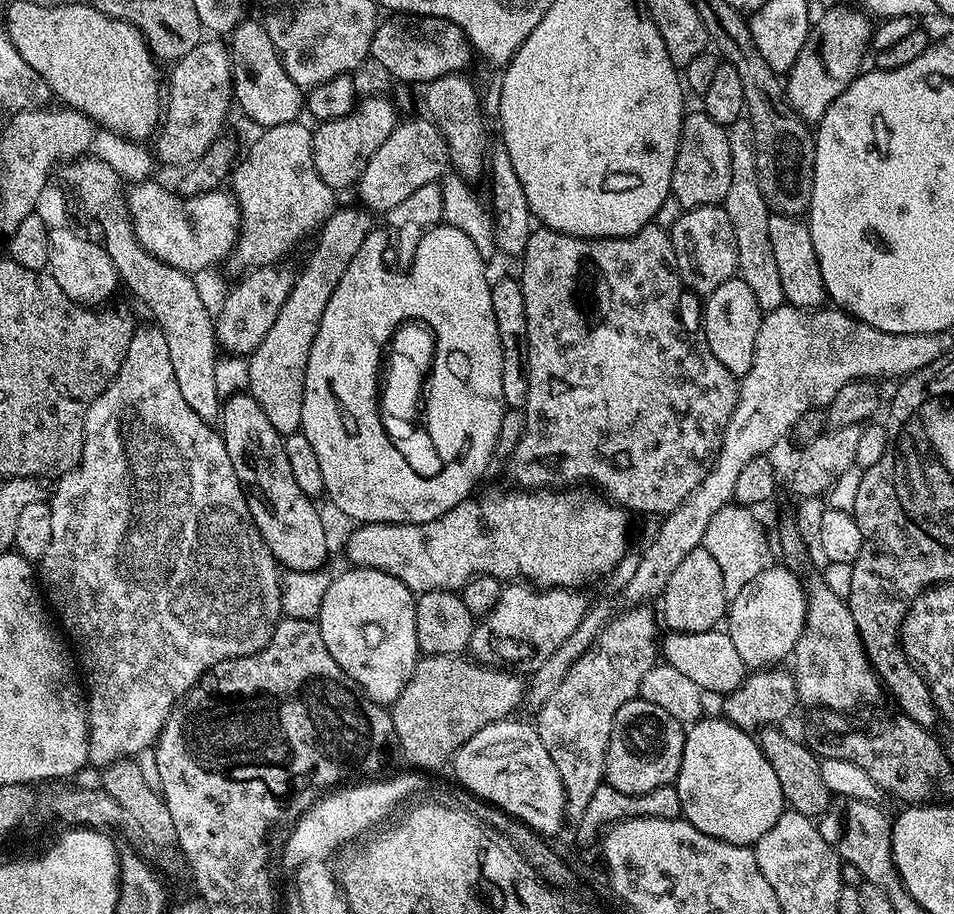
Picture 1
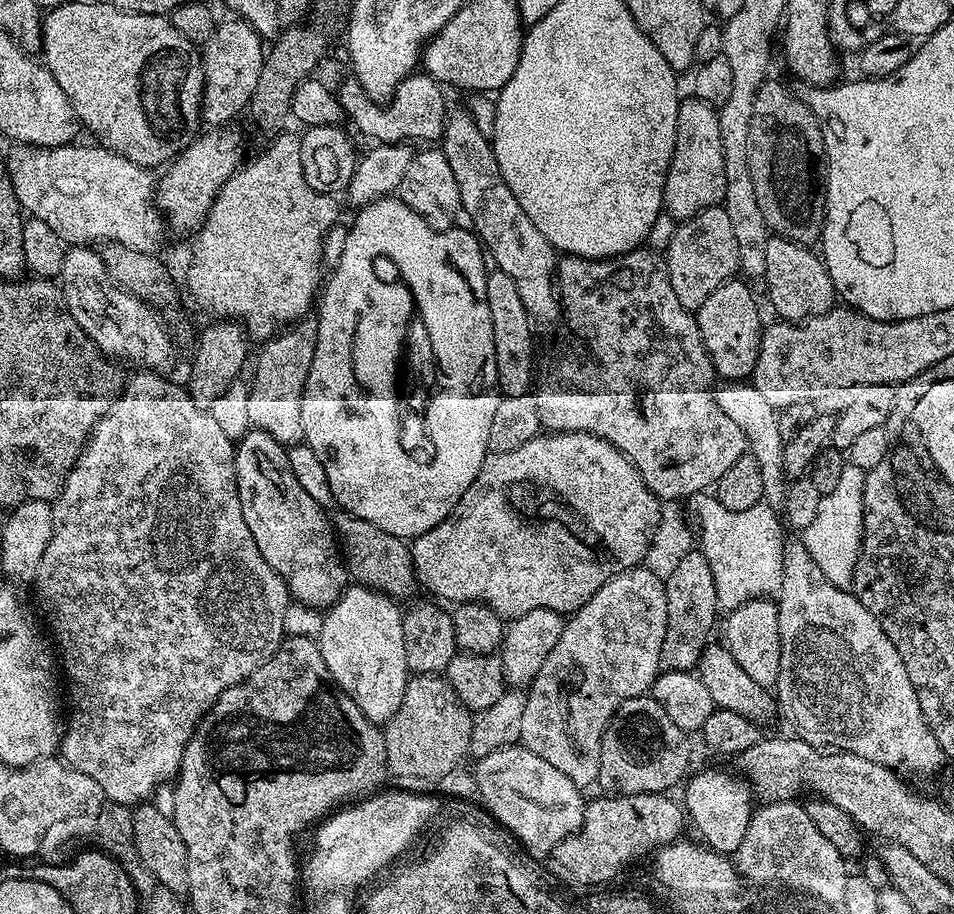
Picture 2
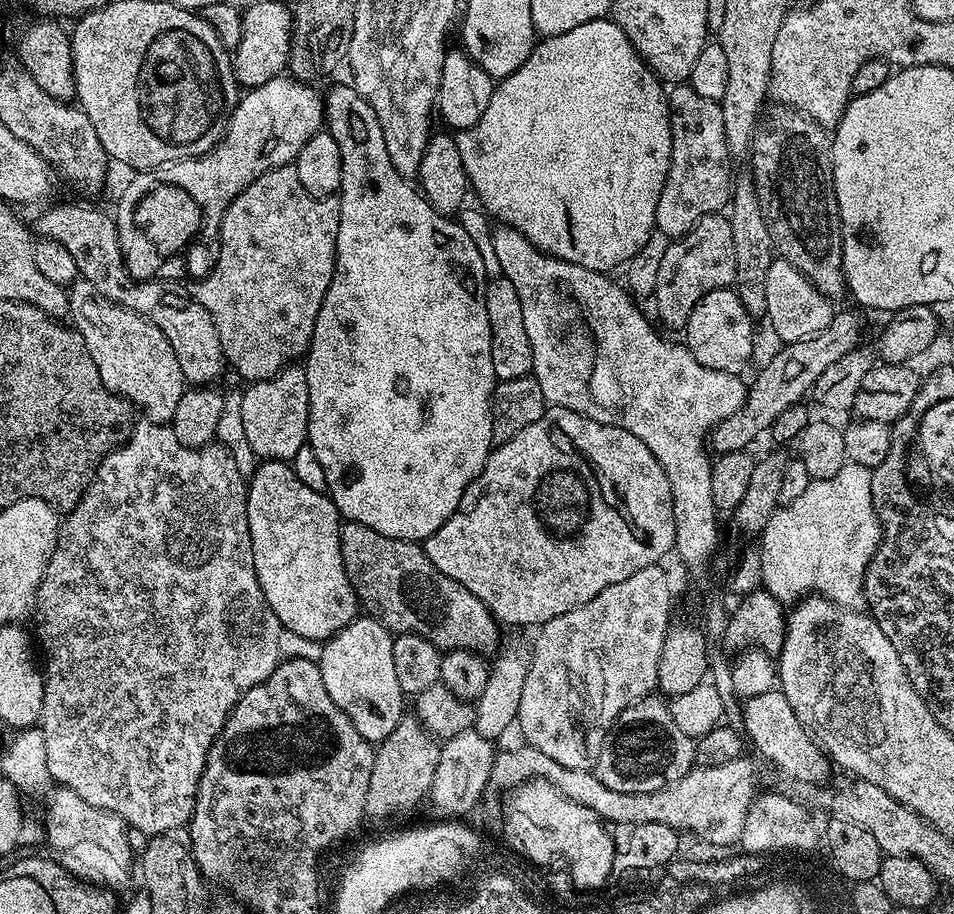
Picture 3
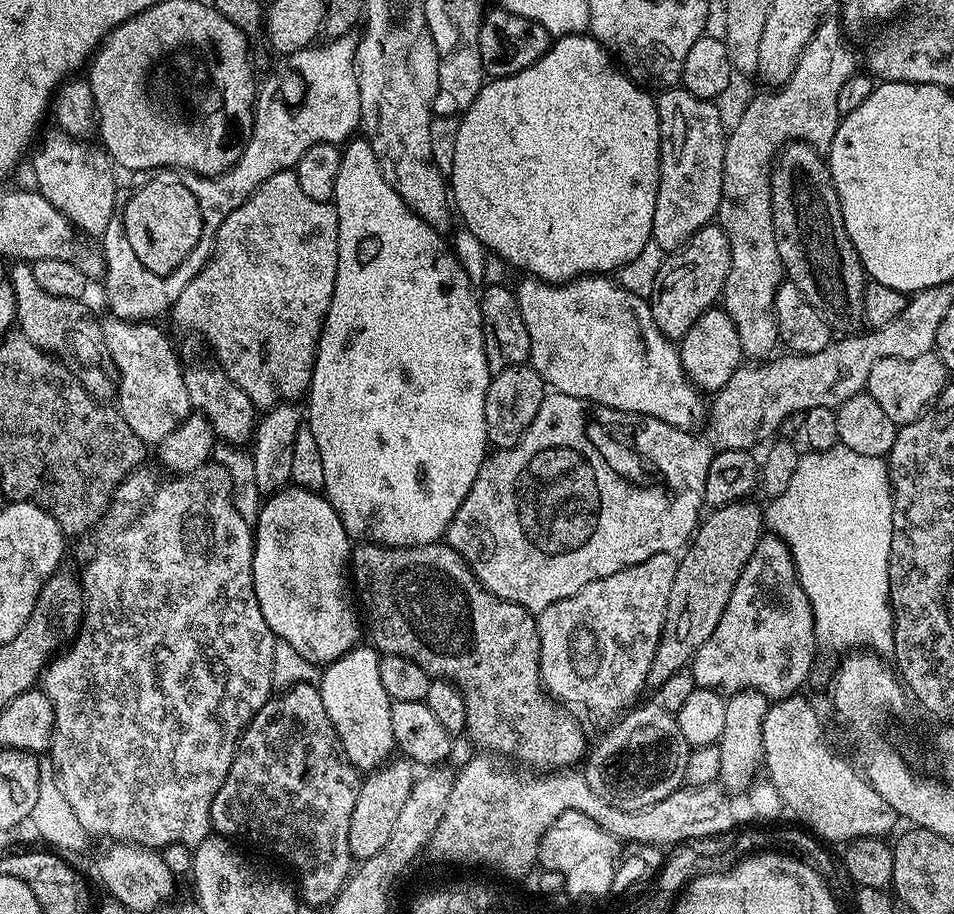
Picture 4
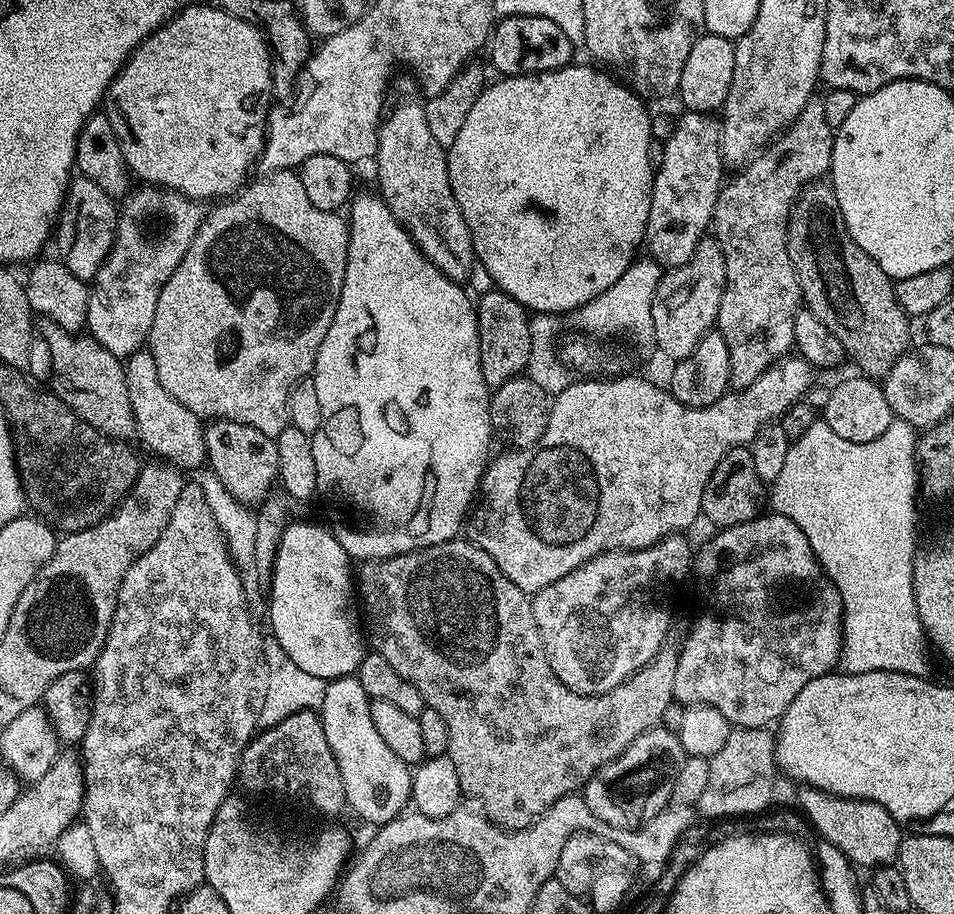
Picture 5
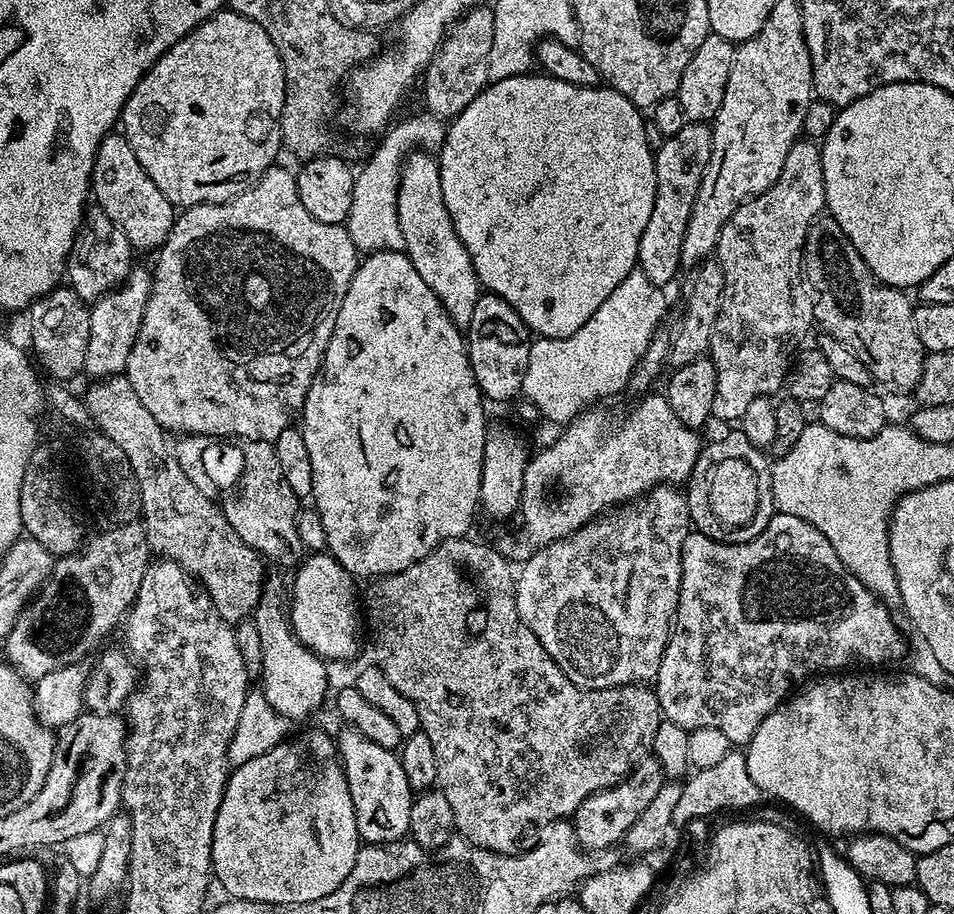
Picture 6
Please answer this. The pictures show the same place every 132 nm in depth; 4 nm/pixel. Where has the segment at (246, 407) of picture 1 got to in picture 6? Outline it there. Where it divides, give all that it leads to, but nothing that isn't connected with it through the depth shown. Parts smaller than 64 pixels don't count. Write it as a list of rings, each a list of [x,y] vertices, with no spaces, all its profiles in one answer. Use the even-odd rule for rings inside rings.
[[[331,554],[323,555],[305,555],[295,569],[296,577],[290,580],[290,627],[300,643],[321,660],[352,660],[360,652],[360,632],[362,636],[357,581]]]

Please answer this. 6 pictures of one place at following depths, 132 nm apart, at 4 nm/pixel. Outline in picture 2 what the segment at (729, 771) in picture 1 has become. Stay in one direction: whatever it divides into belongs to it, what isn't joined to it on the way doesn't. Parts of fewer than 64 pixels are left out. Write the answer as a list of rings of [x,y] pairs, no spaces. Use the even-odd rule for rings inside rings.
[[[704,768],[692,781],[687,781],[688,789],[682,795],[682,807],[691,827],[693,824],[700,831],[699,839],[725,854],[736,853],[754,813],[754,789],[747,780],[736,776],[720,768]]]

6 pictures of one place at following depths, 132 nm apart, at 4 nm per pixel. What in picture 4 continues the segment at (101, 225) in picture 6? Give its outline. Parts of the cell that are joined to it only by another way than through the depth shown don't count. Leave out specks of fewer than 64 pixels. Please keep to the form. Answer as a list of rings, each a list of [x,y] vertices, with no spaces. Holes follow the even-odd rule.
[[[59,130],[51,131],[45,131],[39,137],[31,153],[32,172],[36,175],[35,191],[40,192],[42,198],[46,198],[50,206],[54,206],[54,210],[66,214],[69,222],[83,235],[89,238],[103,237],[106,226],[110,226],[110,218],[118,207],[116,176],[112,173],[113,161],[99,143],[76,140]]]

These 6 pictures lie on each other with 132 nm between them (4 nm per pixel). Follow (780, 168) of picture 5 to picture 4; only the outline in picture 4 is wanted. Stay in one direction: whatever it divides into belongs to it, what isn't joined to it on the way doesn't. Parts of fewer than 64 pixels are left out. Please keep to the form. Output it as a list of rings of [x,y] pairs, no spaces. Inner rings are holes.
[[[827,18],[817,26],[816,33],[810,38],[809,44],[802,50],[794,66],[794,74],[790,74],[790,78],[779,85],[775,91],[764,90],[768,92],[754,97],[745,106],[744,113],[737,118],[736,125],[733,128],[731,125],[724,141],[724,181],[718,223],[730,242],[732,253],[730,254],[730,274],[724,283],[722,307],[730,314],[734,322],[734,330],[738,330],[738,342],[742,342],[742,350],[748,358],[771,357],[772,347],[777,347],[780,339],[774,314],[774,298],[776,289],[785,283],[786,273],[778,254],[778,242],[774,242],[774,222],[772,221],[772,170],[776,154],[789,142],[807,142],[811,148],[828,149],[842,119],[838,110],[838,94],[842,91],[846,78],[857,75],[858,72],[857,53],[856,56],[852,53],[847,40],[849,37],[841,21],[836,20]]]

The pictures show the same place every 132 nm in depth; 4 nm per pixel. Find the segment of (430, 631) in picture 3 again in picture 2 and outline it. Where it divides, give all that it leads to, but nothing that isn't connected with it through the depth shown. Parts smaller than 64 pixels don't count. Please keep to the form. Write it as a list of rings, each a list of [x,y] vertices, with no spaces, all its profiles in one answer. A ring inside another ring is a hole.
[[[343,510],[337,513],[334,516],[334,531],[338,547],[346,557],[349,577],[355,583],[393,598],[408,596],[418,588],[412,550],[405,541],[394,538],[394,534],[386,534],[386,530],[378,530],[374,522],[362,522],[362,518],[354,518],[354,514]]]

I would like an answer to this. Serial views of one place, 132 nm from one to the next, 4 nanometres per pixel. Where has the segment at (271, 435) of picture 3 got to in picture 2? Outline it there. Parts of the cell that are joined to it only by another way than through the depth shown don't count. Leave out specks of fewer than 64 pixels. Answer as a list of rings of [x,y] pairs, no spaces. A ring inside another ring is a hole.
[[[303,318],[259,345],[260,357],[256,360],[256,373],[250,379],[250,425],[253,429],[270,434],[278,443],[285,446],[299,444],[303,441],[302,430],[302,394],[306,386],[306,378],[310,374],[310,362],[314,362],[314,346],[316,345],[316,321]]]

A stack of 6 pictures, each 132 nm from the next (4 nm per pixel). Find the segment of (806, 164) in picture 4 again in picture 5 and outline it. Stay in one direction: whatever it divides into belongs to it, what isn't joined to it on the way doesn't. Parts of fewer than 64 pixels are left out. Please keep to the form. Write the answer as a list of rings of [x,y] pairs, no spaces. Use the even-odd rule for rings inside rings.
[[[813,182],[800,191],[792,212],[788,215],[788,253],[800,283],[800,294],[807,311],[826,325],[826,330],[842,342],[845,353],[857,364],[859,371],[869,378],[882,378],[909,351],[908,324],[910,318],[896,304],[893,277],[887,276],[854,242],[849,234],[842,210],[838,206],[836,192],[828,182]]]

